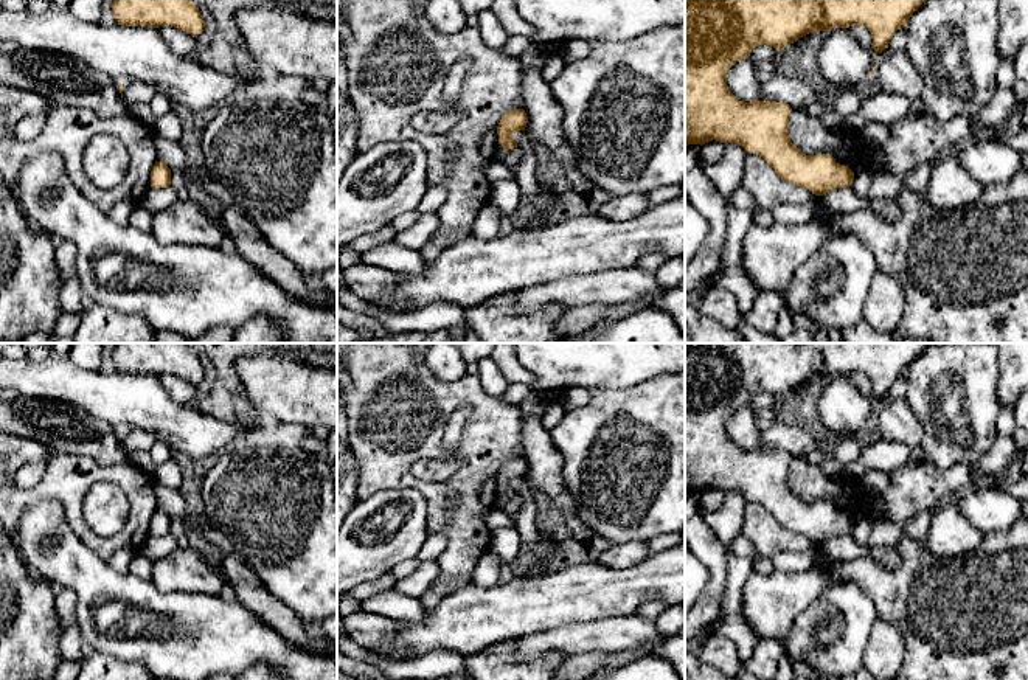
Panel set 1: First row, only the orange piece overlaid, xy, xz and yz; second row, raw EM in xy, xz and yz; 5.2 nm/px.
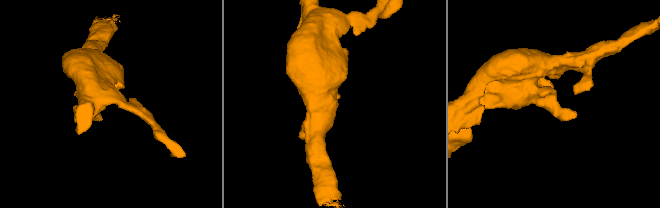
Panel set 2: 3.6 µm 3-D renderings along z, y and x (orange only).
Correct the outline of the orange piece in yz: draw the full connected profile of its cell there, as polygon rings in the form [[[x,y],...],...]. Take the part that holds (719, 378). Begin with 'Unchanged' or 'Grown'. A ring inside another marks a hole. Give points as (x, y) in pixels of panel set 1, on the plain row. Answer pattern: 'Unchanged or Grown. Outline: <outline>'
Unchanged. Outline: [[[685,343],[685,494],[708,489],[738,491],[748,501],[762,505],[786,529],[803,534],[815,543],[851,534],[854,520],[831,501],[806,503],[789,486],[792,455],[776,449],[739,449],[727,435],[727,421],[747,407],[758,393],[781,399],[812,379],[863,373],[873,385],[873,396],[882,401],[898,377],[907,374],[912,362],[935,343]]]

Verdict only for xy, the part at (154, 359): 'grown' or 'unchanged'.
unchanged

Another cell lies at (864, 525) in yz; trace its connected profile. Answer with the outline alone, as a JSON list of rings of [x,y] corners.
[[[871,494],[867,497],[867,512],[862,514],[851,531],[851,536],[860,543],[867,545],[874,523],[885,515],[882,494]]]

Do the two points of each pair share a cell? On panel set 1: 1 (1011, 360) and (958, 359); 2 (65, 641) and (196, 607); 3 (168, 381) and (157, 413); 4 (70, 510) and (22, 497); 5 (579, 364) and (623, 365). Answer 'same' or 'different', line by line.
1: different
2: different
3: different
4: same
5: same

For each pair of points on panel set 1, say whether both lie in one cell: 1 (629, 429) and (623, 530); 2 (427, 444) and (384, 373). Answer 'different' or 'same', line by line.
1: same
2: same

